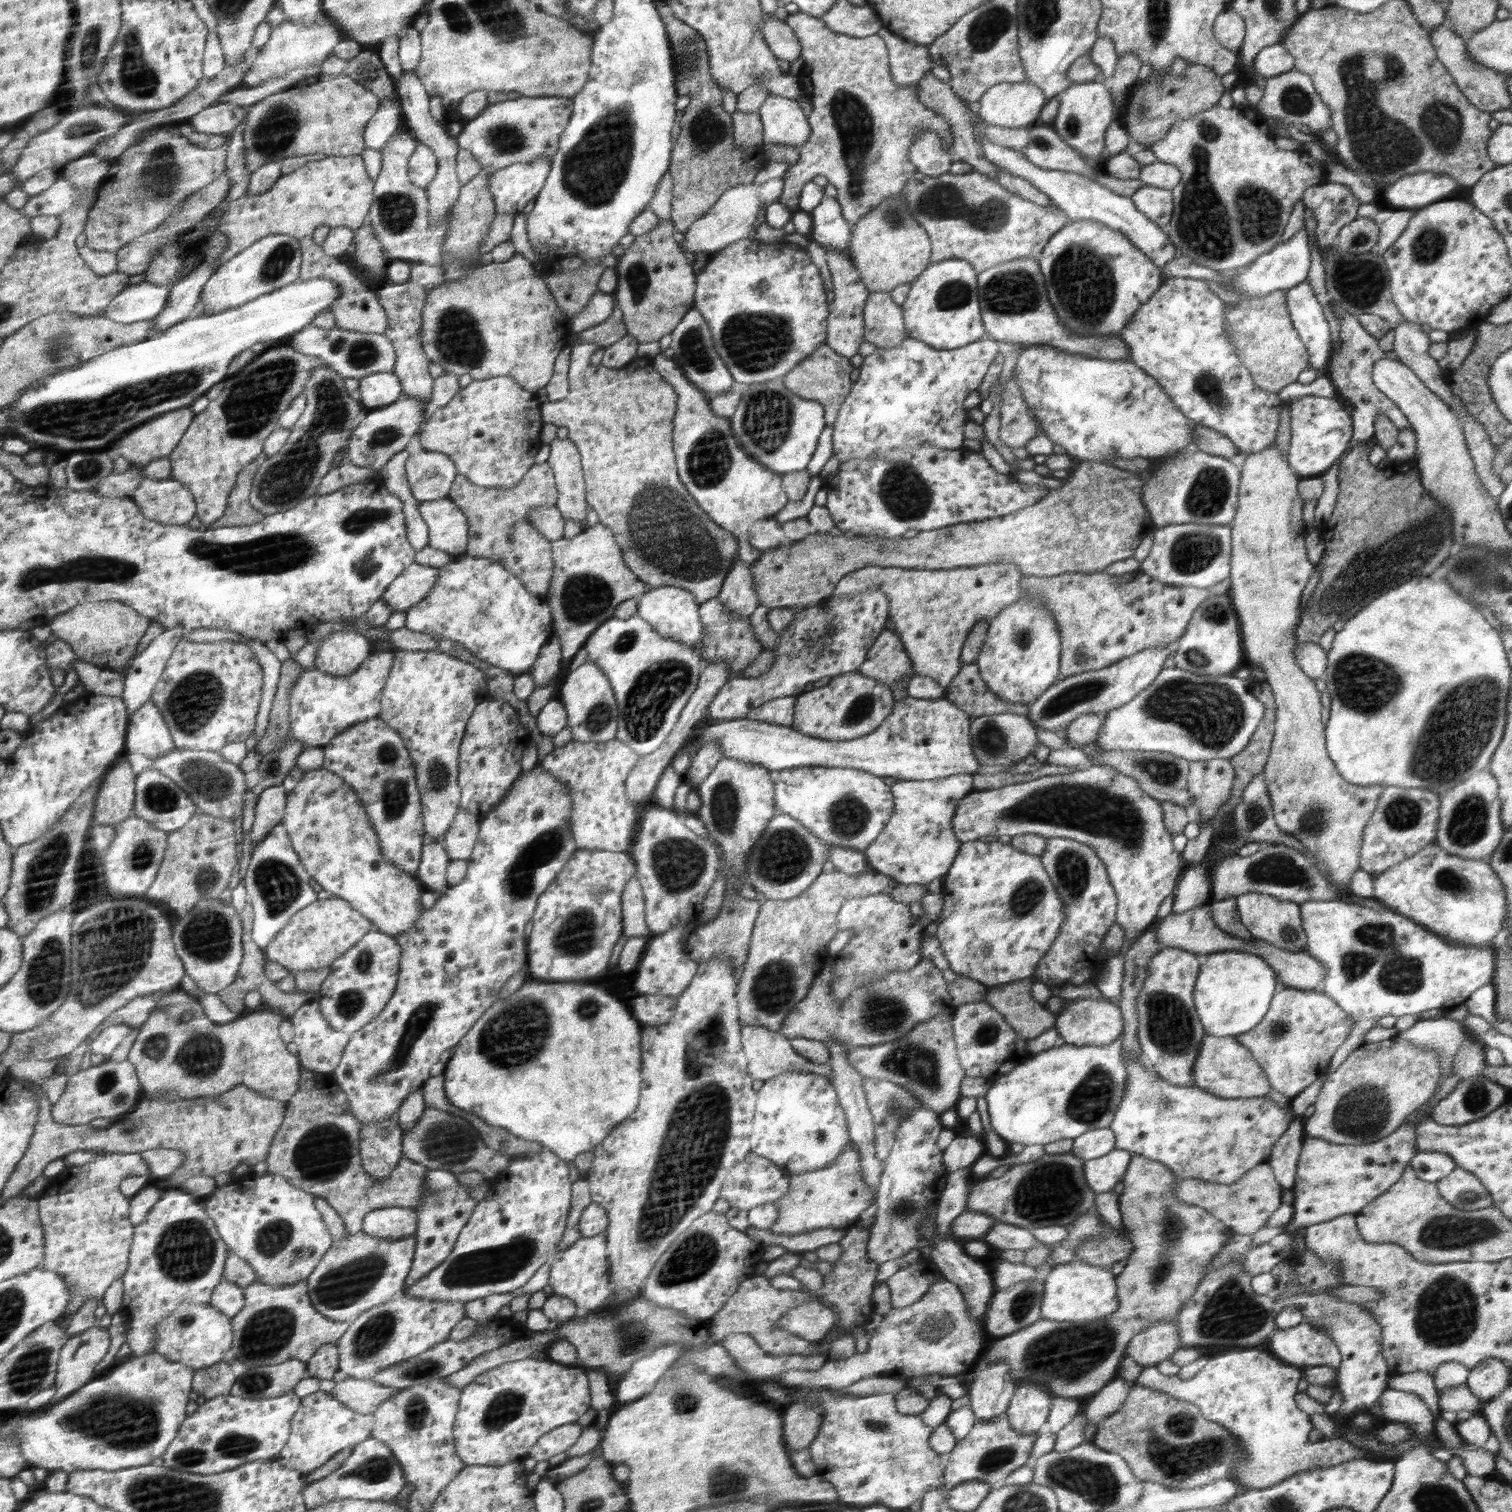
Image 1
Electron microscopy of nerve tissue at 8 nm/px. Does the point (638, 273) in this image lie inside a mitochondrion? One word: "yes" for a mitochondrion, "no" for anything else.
yes

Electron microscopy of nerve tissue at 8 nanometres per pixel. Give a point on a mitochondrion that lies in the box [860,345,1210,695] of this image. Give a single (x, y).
(906, 495)

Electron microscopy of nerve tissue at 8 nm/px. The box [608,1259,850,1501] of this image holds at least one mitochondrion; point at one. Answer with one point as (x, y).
(632, 1334)

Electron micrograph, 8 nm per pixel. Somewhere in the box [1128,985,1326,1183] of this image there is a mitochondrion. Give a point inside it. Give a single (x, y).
(1169, 1023)

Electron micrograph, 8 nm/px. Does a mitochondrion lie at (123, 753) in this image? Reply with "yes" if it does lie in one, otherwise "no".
no

